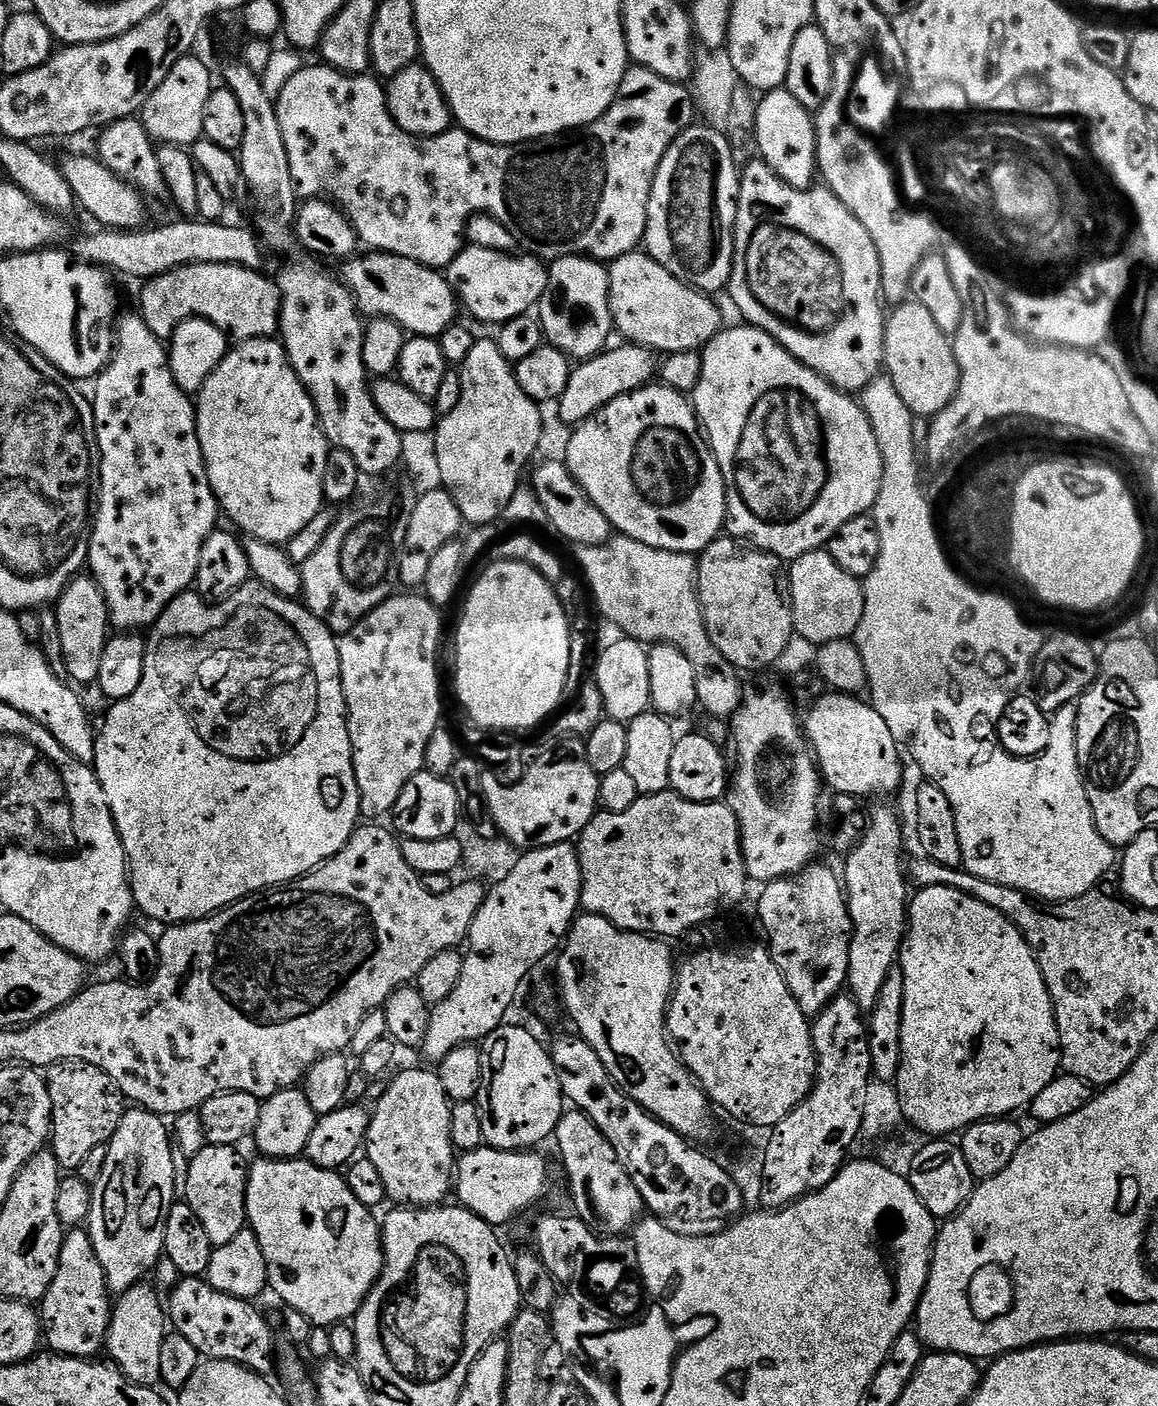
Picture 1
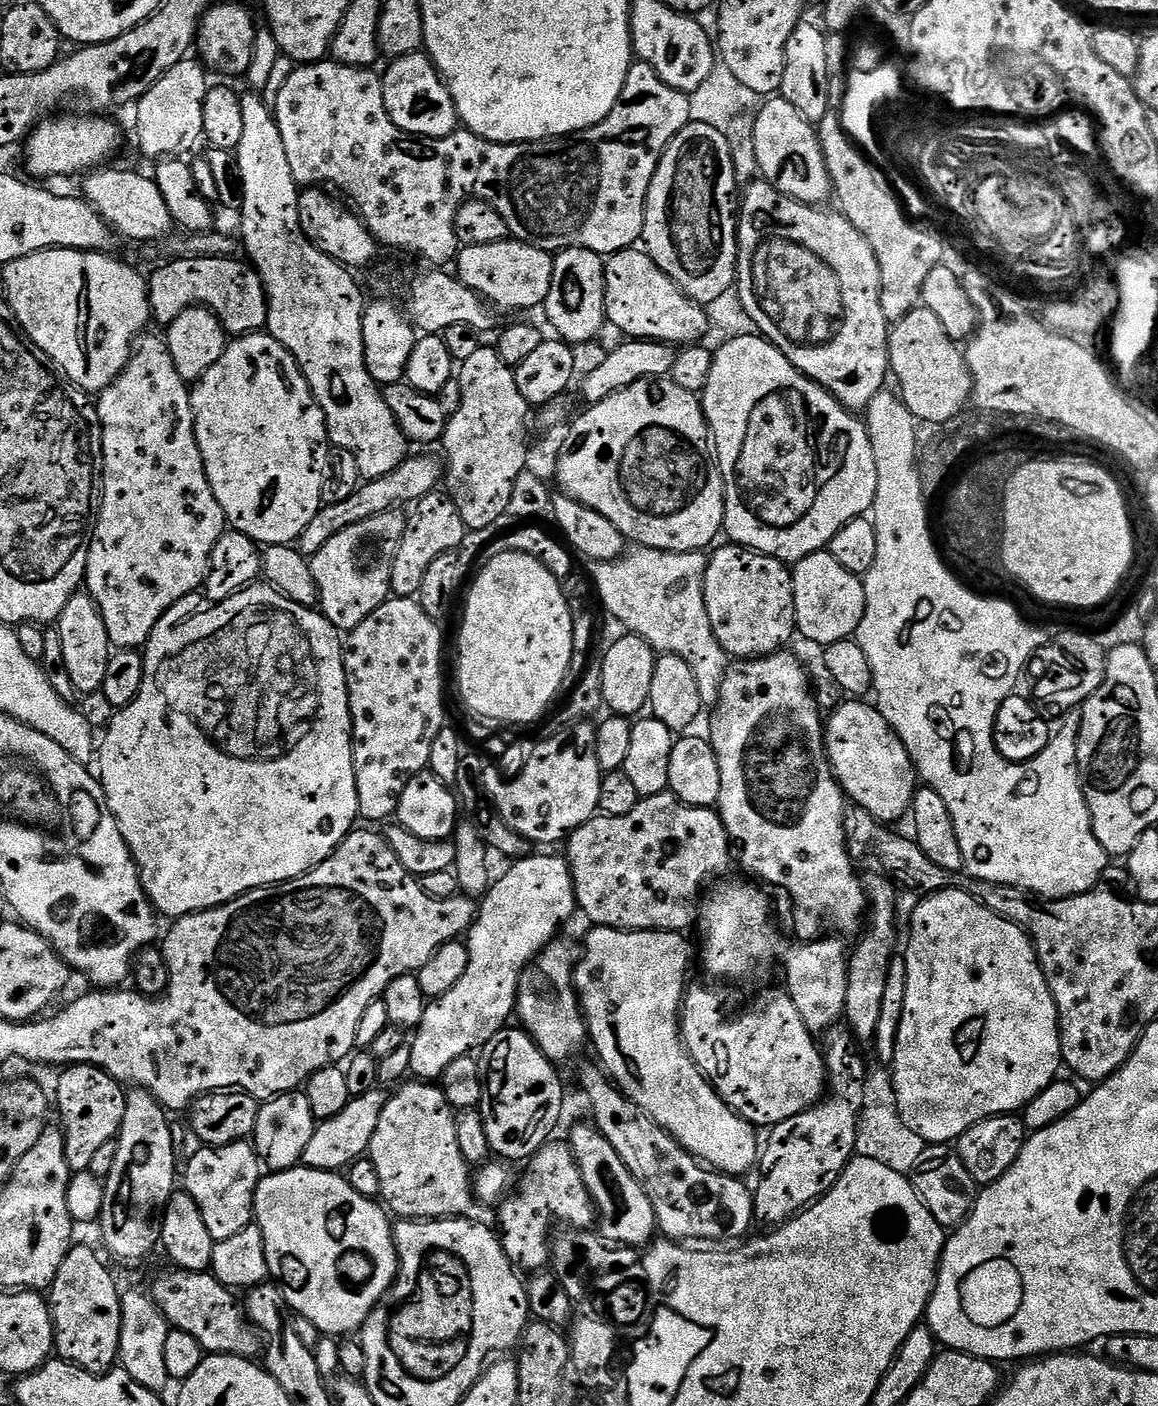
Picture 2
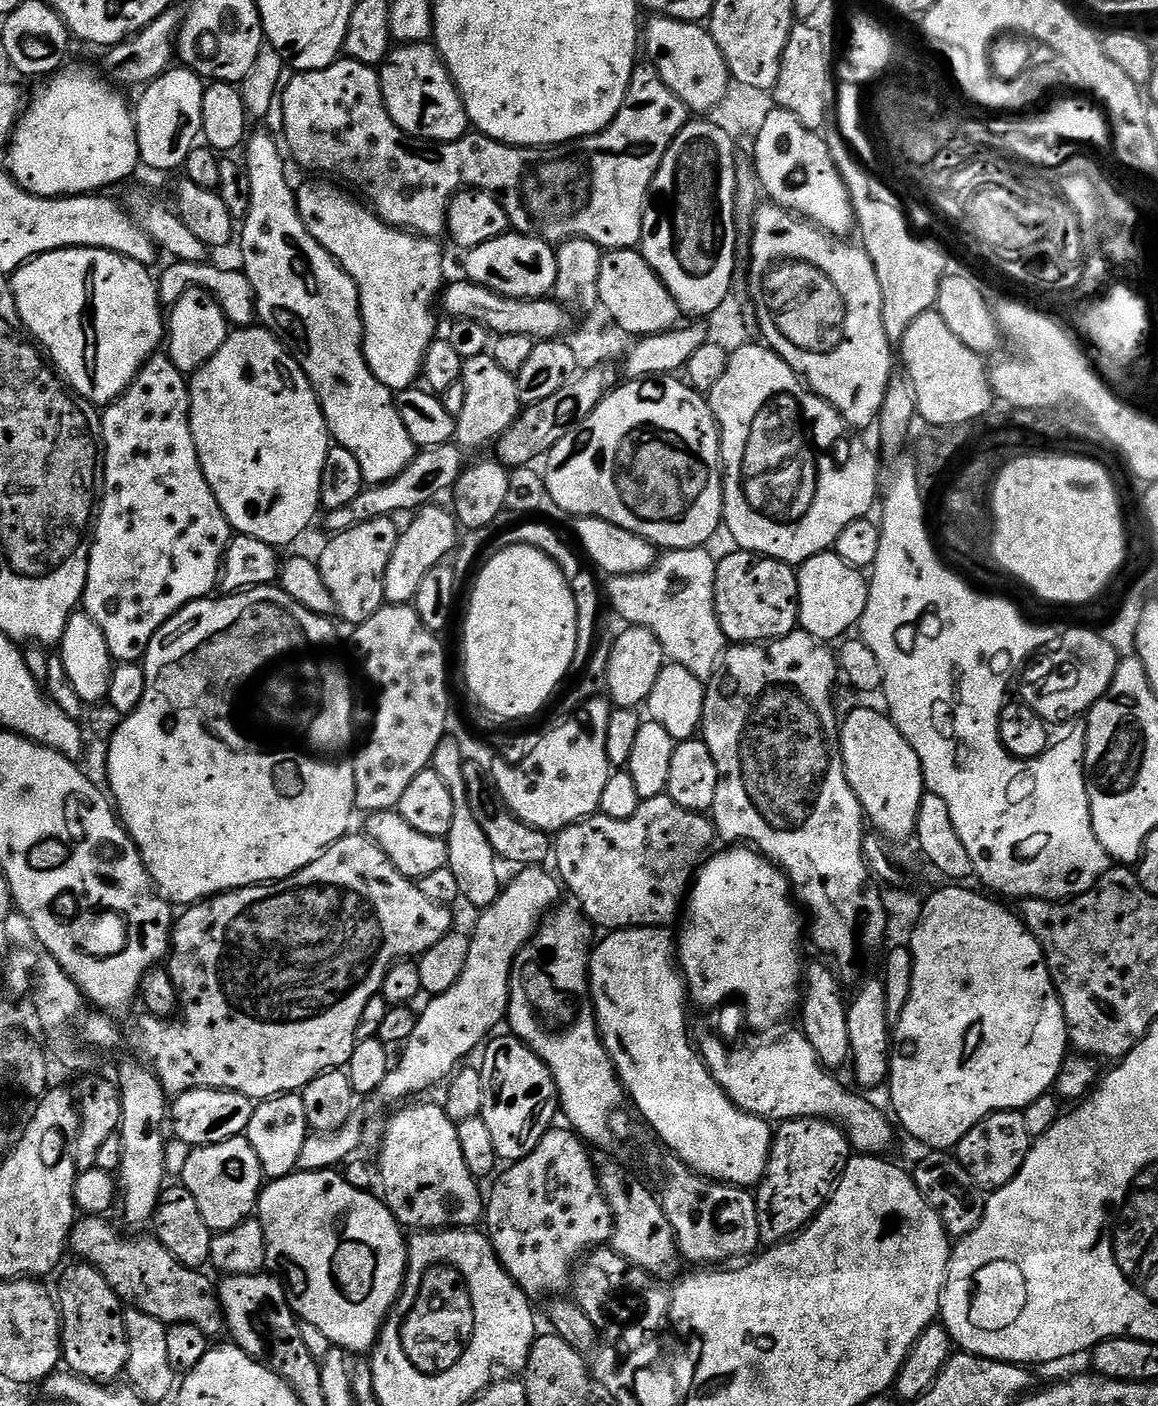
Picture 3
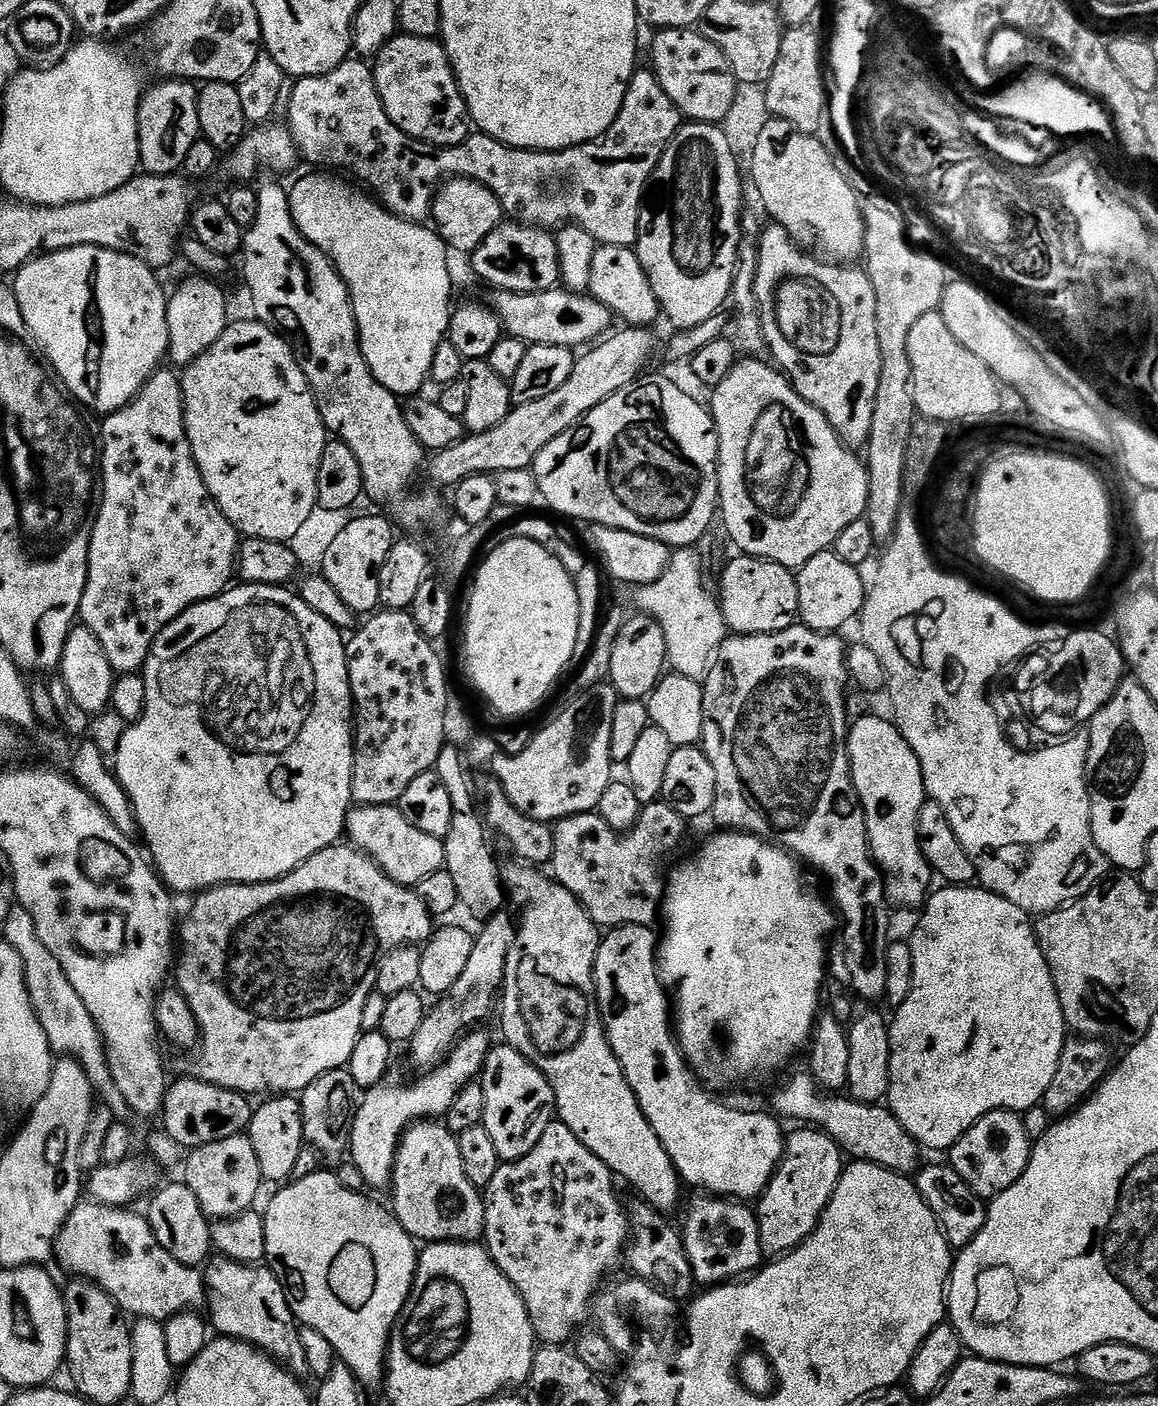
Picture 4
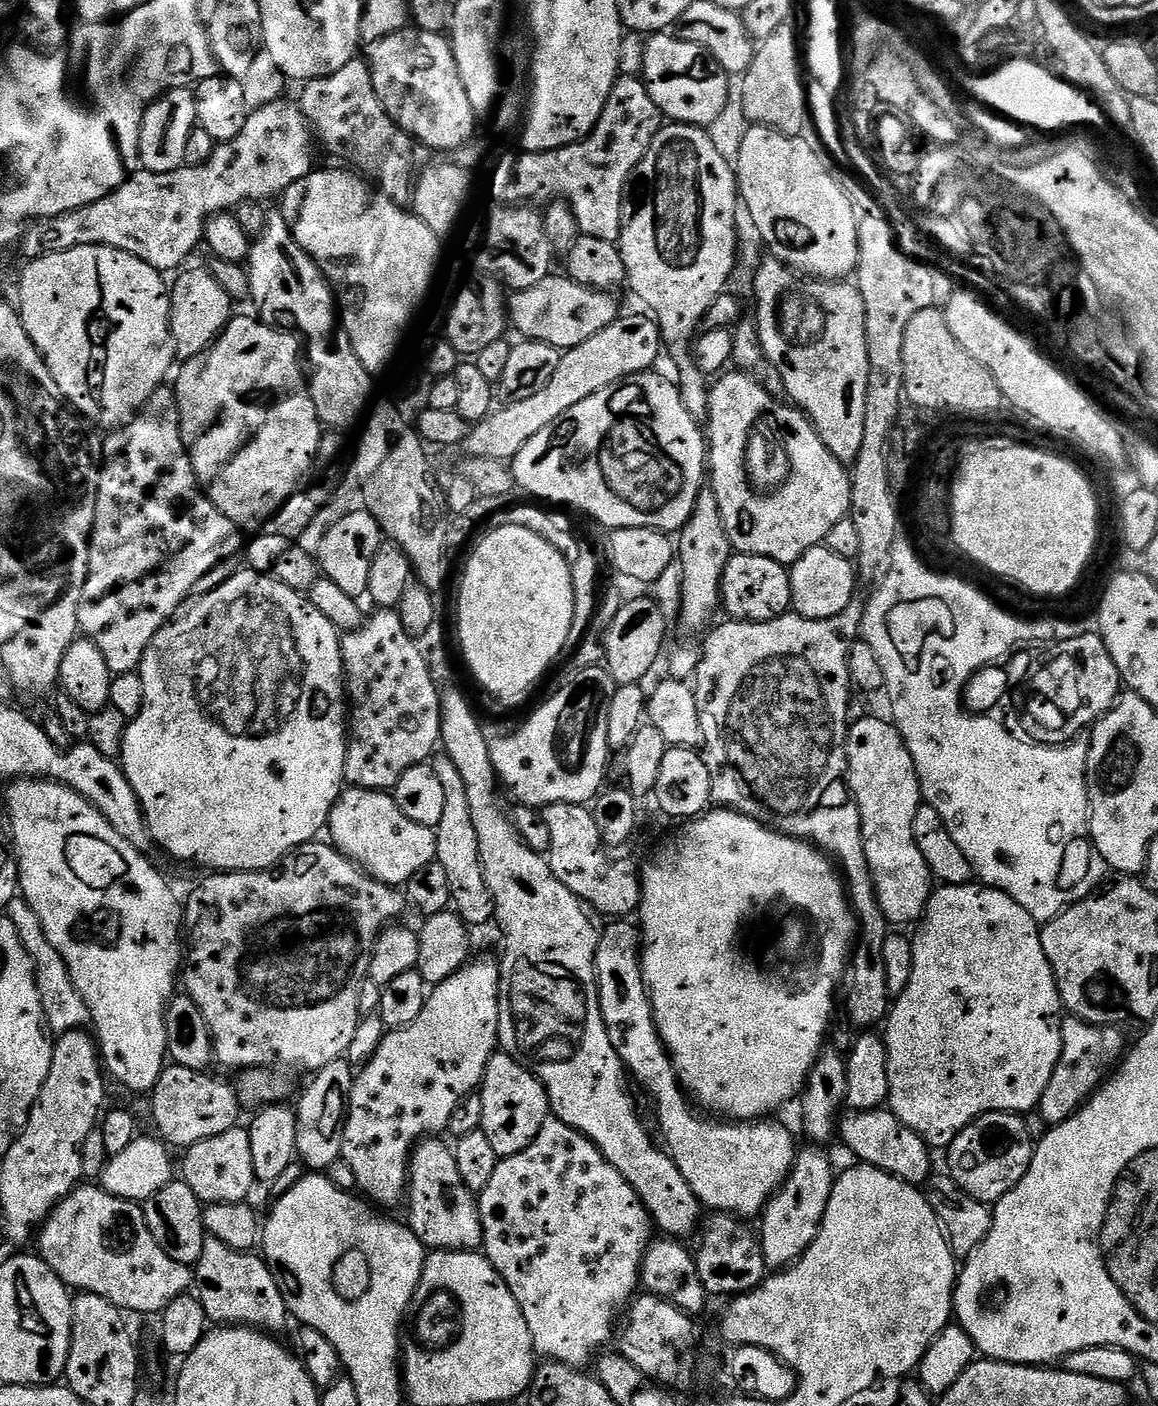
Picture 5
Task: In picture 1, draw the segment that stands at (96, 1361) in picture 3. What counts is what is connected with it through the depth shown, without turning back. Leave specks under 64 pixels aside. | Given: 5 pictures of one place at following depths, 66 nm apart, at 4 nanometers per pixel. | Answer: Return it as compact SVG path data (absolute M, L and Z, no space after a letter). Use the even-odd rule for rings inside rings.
M72 1230L65 1235L58 1274L54 1274L50 1290L46 1290L42 1307L46 1344L52 1347L49 1349L55 1355L90 1360L105 1351L114 1300L108 1290L108 1279L102 1270L102 1262L98 1262L94 1254L92 1239L87 1231Z

